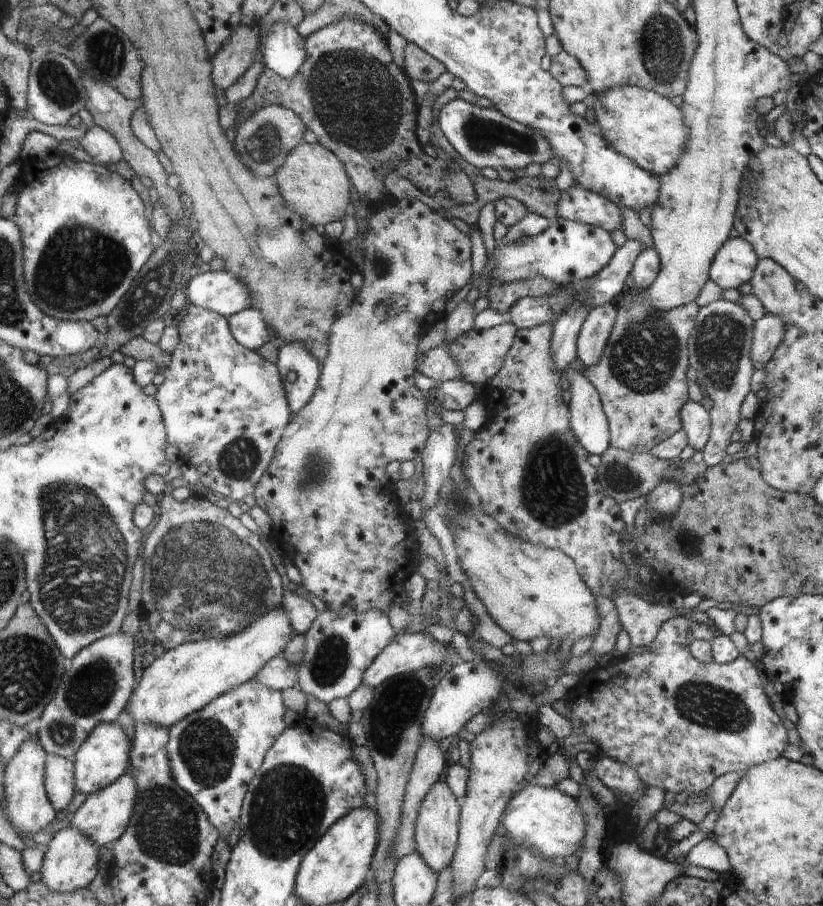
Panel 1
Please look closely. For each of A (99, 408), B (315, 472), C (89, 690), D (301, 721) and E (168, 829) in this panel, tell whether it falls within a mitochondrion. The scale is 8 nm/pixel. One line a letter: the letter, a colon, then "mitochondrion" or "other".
A: other
B: mitochondrion
C: mitochondrion
D: other
E: mitochondrion

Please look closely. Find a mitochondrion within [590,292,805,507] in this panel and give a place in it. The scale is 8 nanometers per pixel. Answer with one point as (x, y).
(648, 351)

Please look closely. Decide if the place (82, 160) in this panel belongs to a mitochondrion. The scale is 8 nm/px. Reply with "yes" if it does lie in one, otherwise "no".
no

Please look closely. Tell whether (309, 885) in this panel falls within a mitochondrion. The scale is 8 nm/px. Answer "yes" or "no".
no

